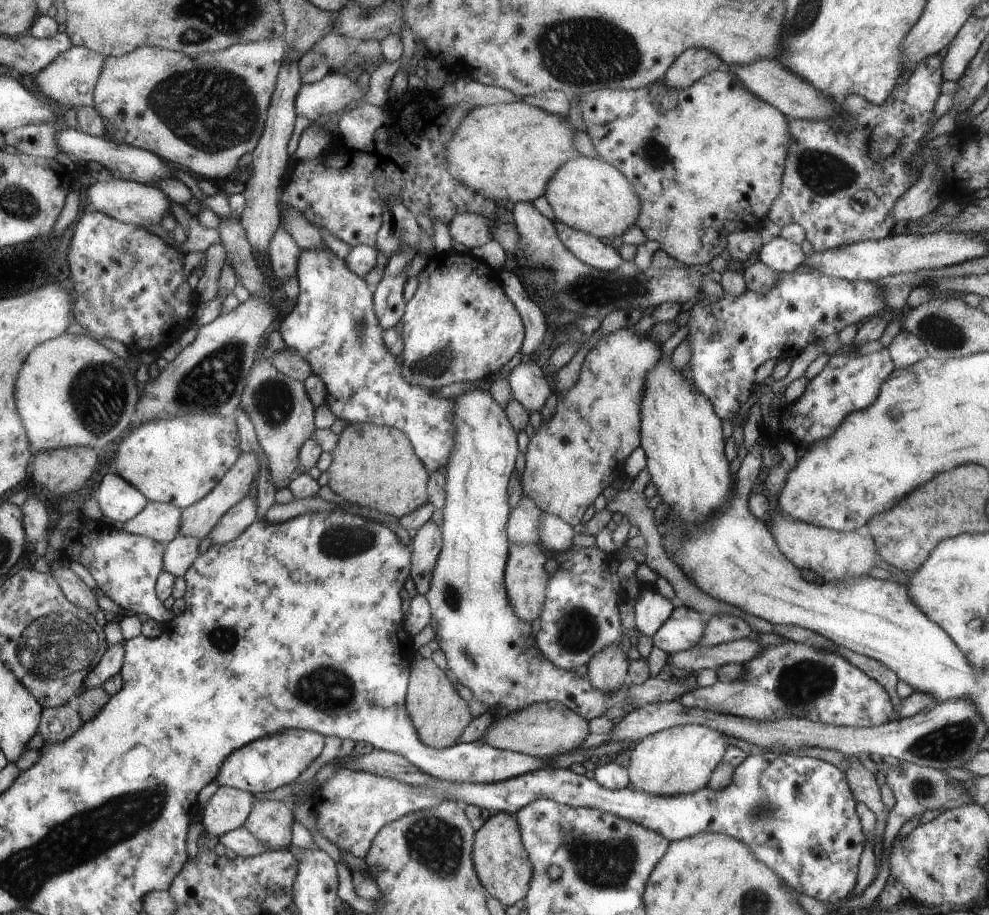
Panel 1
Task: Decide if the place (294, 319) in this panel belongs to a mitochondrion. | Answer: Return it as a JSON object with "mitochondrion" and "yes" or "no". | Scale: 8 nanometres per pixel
{"mitochondrion":"no"}

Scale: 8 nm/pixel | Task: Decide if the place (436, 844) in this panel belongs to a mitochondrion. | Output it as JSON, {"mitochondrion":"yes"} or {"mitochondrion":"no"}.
{"mitochondrion":"yes"}

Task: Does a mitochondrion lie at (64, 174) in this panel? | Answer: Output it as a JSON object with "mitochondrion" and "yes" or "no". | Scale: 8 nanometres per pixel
{"mitochondrion":"no"}

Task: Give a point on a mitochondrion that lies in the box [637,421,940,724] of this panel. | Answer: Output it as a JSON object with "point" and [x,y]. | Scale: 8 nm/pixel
{"point":[802,684]}

